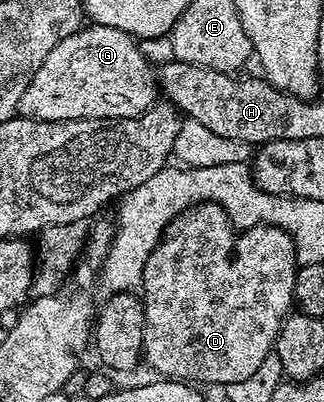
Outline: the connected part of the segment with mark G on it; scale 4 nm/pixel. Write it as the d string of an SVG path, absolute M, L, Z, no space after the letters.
M94 24L57 43L32 71L29 84L16 97L16 113L39 122L63 122L65 119L137 118L147 112L153 102L147 84L147 62L139 52L136 39L120 29Z

